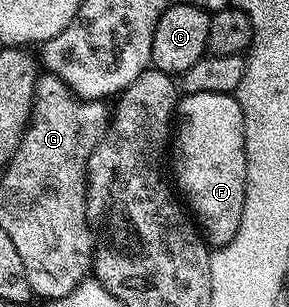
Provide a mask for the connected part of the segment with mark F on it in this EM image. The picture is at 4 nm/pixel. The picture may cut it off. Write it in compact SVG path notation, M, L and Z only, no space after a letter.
M221 92L184 94L177 103L177 126L173 131L169 155L172 160L175 158L174 186L180 192L183 190L187 194L185 203L194 222L201 228L202 234L212 248L224 247L237 233L237 225L241 225L241 213L245 213L245 189L247 188L245 121L238 98L234 94Z

